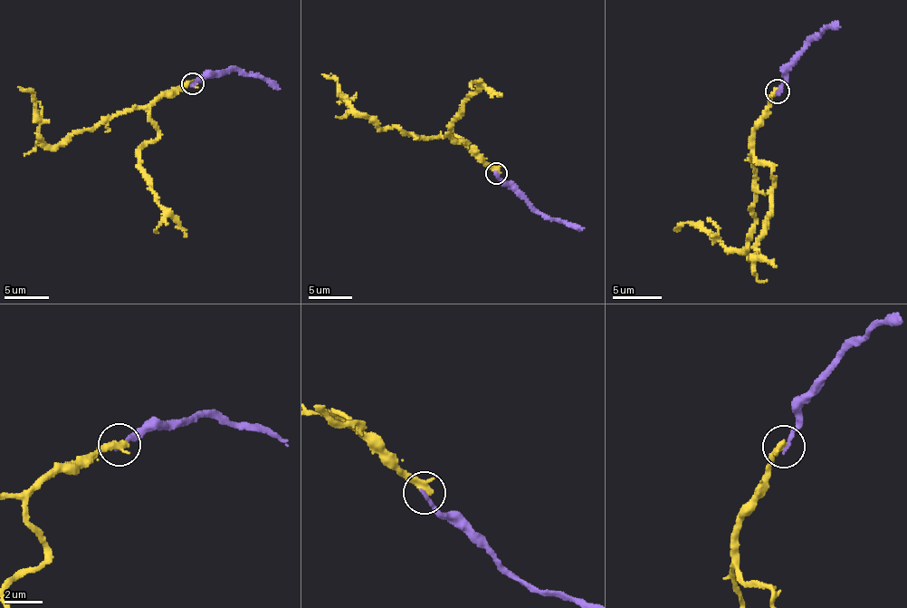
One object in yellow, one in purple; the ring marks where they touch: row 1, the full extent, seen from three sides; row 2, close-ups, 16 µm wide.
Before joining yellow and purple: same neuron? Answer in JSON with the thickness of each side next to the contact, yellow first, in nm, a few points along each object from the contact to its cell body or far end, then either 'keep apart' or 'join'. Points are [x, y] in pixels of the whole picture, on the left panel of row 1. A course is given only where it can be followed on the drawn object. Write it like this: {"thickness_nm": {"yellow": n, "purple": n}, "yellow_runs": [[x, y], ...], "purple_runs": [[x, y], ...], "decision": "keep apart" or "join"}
{"thickness_nm": {"yellow": 400, "purple": 220}, "yellow_runs": [[193, 83], [161, 94], [144, 106], [112, 114], [49, 146], [39, 133], [33, 91], [18, 87]], "purple_runs": [[193, 83], [233, 69], [267, 78], [280, 89]], "decision": "keep apart"}

